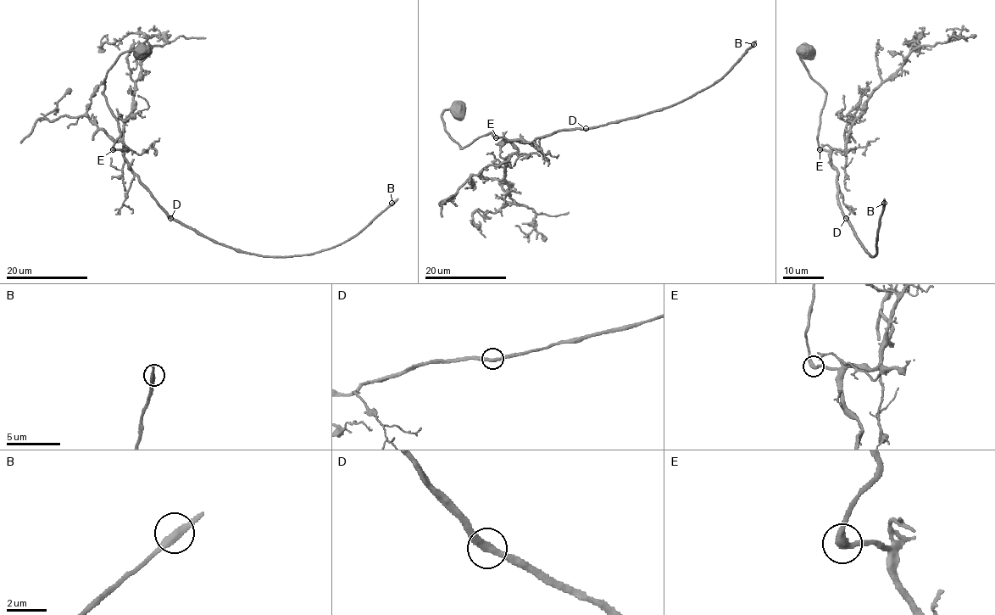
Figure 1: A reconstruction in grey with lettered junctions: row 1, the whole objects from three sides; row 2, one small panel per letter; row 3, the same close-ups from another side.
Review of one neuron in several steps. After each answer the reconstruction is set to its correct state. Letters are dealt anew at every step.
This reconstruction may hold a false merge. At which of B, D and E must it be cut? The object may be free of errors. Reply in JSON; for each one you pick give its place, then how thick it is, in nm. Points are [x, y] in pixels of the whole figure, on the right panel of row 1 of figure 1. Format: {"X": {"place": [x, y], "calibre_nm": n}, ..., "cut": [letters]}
{"cut": []}

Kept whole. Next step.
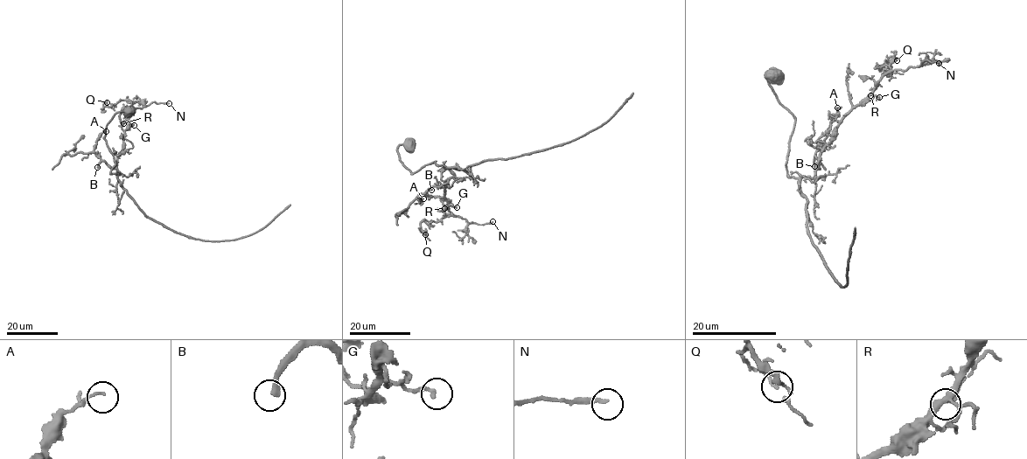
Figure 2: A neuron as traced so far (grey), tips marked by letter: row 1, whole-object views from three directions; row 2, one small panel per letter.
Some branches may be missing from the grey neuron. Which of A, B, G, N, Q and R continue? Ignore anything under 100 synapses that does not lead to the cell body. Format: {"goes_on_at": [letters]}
{"goes_on_at": ["B"]}

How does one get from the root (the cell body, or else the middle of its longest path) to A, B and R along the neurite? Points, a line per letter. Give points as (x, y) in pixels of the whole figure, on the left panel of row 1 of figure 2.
A: (129, 111), (115, 114), (105, 130), (115, 162), (111, 172), (120, 174), (94, 151), (106, 131)
B: (129, 111), (115, 114), (105, 130), (104, 140), (115, 162), (111, 172), (120, 174), (103, 161), (97, 167)
R: (129, 111), (115, 114), (105, 130), (115, 162), (112, 174), (120, 174), (117, 156), (127, 120), (123, 123)

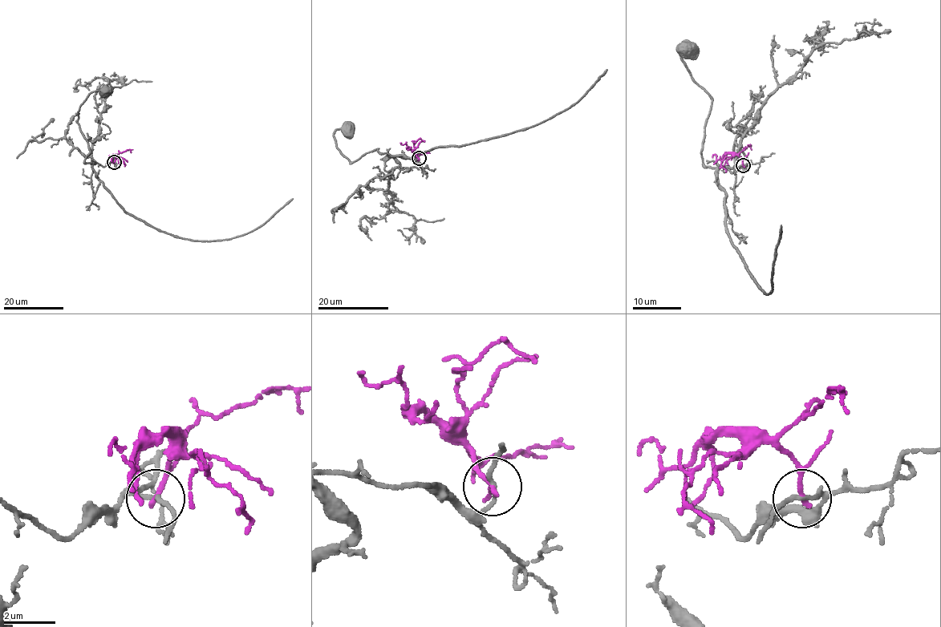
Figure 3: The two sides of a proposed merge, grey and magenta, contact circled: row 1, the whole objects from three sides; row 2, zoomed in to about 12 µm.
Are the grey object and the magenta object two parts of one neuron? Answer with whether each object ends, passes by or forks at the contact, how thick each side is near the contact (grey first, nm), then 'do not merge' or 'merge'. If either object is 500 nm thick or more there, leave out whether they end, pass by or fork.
grey passes by; magenta ends there; 140 nm thick on the grey side, 200 nm on the other; do not merge

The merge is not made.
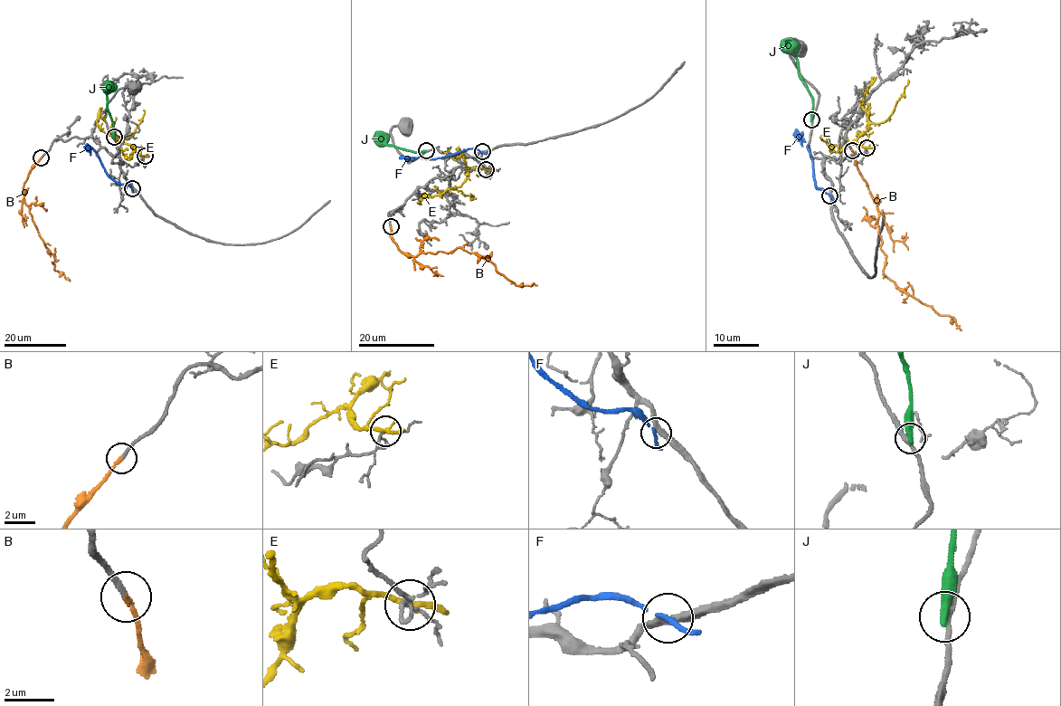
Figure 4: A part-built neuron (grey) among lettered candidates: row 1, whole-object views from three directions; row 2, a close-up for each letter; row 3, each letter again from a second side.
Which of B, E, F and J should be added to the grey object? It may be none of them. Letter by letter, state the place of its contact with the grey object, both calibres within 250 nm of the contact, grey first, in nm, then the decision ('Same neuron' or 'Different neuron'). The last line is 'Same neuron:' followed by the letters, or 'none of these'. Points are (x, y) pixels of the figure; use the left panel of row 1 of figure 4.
B: Touches grey at (41, 157). Thickness 200 nm (grey) against 200 nm. Same neuron
E: Touches grey at (145, 156). Thickness 110 nm (grey) against 220 nm. Different neuron
F: Touches grey at (132, 188). Thickness 280 nm (grey) against 180 nm. Different neuron
J: Touches grey at (114, 137). Thickness 240 nm (grey) against 400 nm. Different neuron
Same neuron: B

